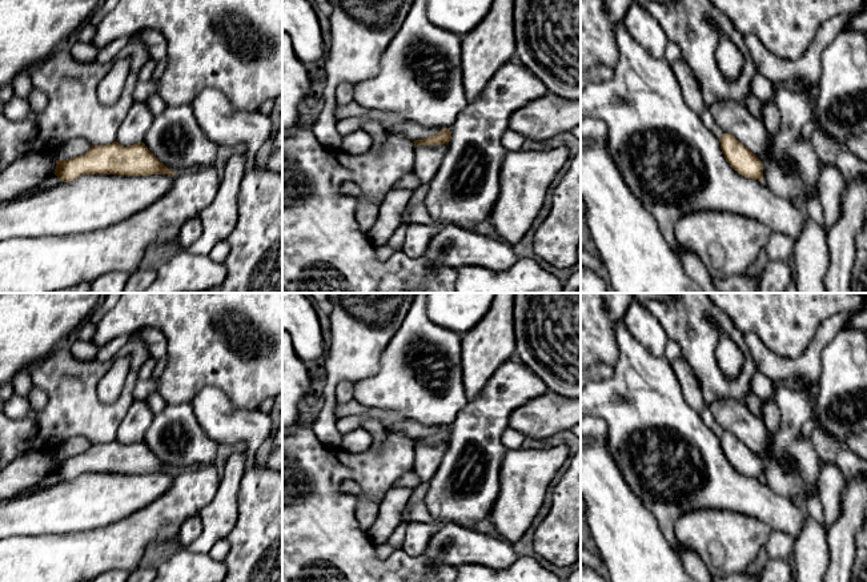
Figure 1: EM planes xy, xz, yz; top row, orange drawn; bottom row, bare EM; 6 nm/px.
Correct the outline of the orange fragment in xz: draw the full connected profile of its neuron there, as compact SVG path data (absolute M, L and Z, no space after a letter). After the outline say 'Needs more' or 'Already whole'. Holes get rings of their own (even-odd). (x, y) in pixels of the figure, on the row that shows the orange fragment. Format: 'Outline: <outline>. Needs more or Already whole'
Outline: M450 128L441 129L437 135L429 136L424 140L414 140L414 148L418 145L439 145L439 144L449 144L451 139Z. Already whole

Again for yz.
Outline: M723 133L719 143L726 161L734 170L751 180L763 180L763 164L747 146L728 133Z. Already whole

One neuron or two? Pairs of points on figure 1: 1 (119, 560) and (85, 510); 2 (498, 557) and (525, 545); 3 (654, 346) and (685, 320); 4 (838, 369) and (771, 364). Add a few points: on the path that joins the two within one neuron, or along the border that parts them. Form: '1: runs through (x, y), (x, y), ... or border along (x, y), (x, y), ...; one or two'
1: border along (127, 517), (99, 528), (69, 532), (67, 534); two
2: border along (512, 544), (518, 556); two
3: border along (649, 309), (669, 340); two
4: border along (834, 338), (822, 352), (822, 370), (817, 381); two

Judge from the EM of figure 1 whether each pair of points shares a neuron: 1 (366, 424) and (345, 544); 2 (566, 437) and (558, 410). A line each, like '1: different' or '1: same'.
1: different
2: different

